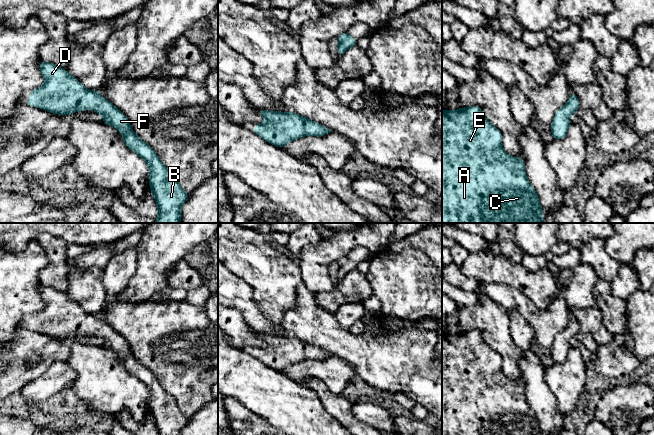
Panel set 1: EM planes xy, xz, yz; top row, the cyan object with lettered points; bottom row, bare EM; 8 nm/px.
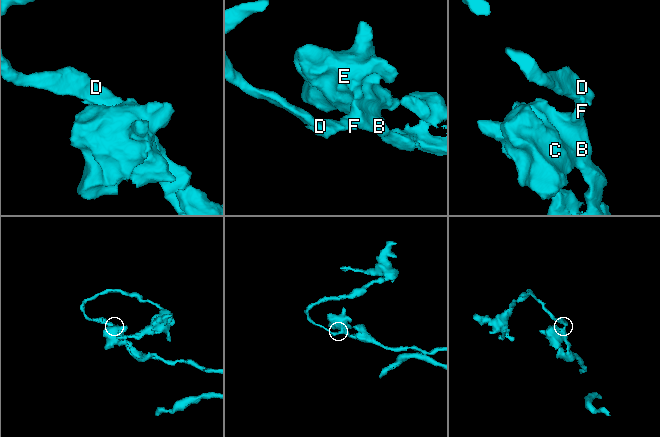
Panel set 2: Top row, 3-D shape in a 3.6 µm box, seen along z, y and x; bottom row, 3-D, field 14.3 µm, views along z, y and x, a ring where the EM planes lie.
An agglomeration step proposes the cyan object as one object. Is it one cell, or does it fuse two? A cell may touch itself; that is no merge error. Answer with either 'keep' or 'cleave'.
keep

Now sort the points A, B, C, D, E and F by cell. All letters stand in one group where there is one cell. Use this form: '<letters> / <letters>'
A B C D E F

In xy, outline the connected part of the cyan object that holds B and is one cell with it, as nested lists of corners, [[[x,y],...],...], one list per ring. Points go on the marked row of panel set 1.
[[[40,61],[39,68],[45,83],[42,87],[31,90],[30,99],[26,101],[26,104],[63,116],[89,108],[103,115],[102,124],[114,126],[119,130],[126,146],[143,158],[149,166],[149,184],[158,206],[158,218],[155,223],[180,223],[181,206],[187,201],[189,195],[180,187],[176,175],[162,164],[156,152],[133,132],[127,117],[112,103],[104,99],[99,91],[86,89],[63,68],[43,61]]]

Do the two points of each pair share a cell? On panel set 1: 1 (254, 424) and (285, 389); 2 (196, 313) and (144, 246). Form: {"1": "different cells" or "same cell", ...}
{"1": "different cells", "2": "different cells"}

